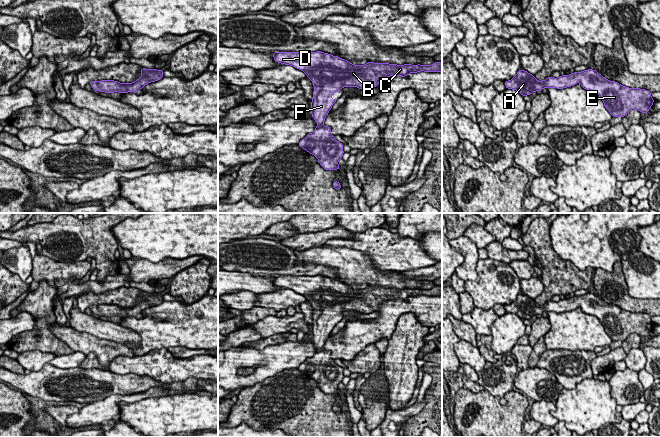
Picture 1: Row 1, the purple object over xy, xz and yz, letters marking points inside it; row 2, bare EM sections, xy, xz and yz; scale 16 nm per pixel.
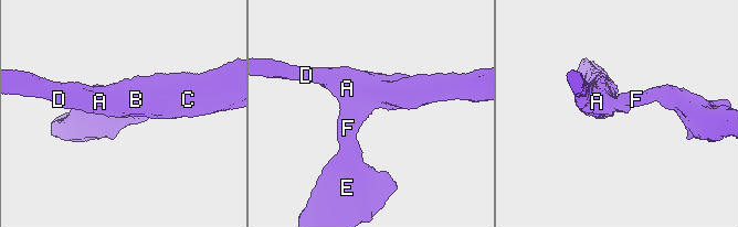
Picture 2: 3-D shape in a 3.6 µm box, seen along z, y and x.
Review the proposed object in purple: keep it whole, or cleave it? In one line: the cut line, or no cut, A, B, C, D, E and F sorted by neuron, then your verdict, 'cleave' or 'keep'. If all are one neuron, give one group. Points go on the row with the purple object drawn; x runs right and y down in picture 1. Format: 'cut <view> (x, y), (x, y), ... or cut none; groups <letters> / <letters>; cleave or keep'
cut none; groups A B C D E F; keep

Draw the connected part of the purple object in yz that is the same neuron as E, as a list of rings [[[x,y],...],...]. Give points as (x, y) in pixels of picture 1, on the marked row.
[[[592,69],[561,75],[558,78],[550,76],[542,81],[525,70],[518,70],[511,80],[504,81],[506,89],[516,90],[522,96],[529,96],[533,92],[542,91],[543,88],[563,89],[577,83],[580,83],[585,90],[596,92],[612,117],[623,118],[632,109],[649,113],[654,103],[648,90],[623,86],[606,79],[597,70]]]

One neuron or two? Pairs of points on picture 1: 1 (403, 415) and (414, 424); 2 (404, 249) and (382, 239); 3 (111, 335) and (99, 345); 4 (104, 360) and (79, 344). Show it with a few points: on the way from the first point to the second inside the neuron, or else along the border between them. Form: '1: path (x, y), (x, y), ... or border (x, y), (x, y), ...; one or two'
1: border (424, 401), (424, 407), (406, 422); two
2: path (399, 249), (392, 249), (387, 244); one
3: border (83, 331), (99, 338), (125, 345); two
4: path (100, 353), (91, 344), (86, 344); one

